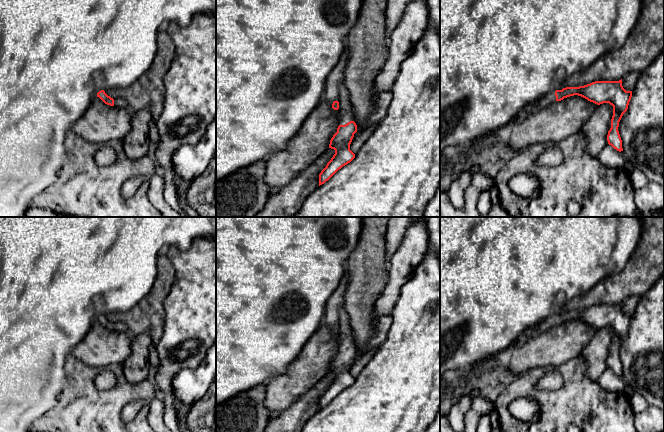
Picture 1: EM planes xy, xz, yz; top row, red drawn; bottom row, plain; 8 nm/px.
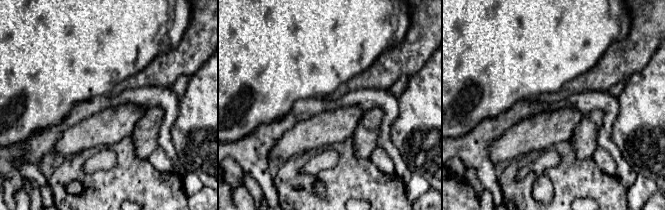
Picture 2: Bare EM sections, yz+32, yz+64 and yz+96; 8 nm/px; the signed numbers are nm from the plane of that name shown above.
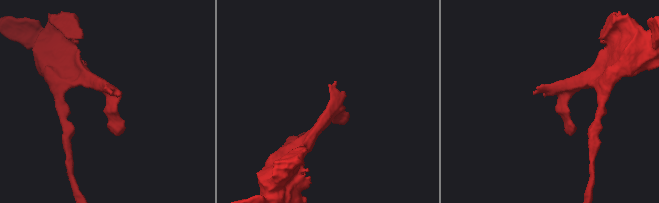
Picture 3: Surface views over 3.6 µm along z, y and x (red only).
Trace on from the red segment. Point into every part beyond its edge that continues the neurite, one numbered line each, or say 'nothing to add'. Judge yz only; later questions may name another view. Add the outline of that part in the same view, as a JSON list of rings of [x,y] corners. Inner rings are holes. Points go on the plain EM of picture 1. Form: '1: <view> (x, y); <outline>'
1: yz (546, 324); [[[555,315],[550,316],[542,320],[538,325],[529,328],[524,334],[518,337],[515,343],[507,351],[511,352],[514,347],[523,345],[529,339],[549,330],[554,326],[556,326]]]

